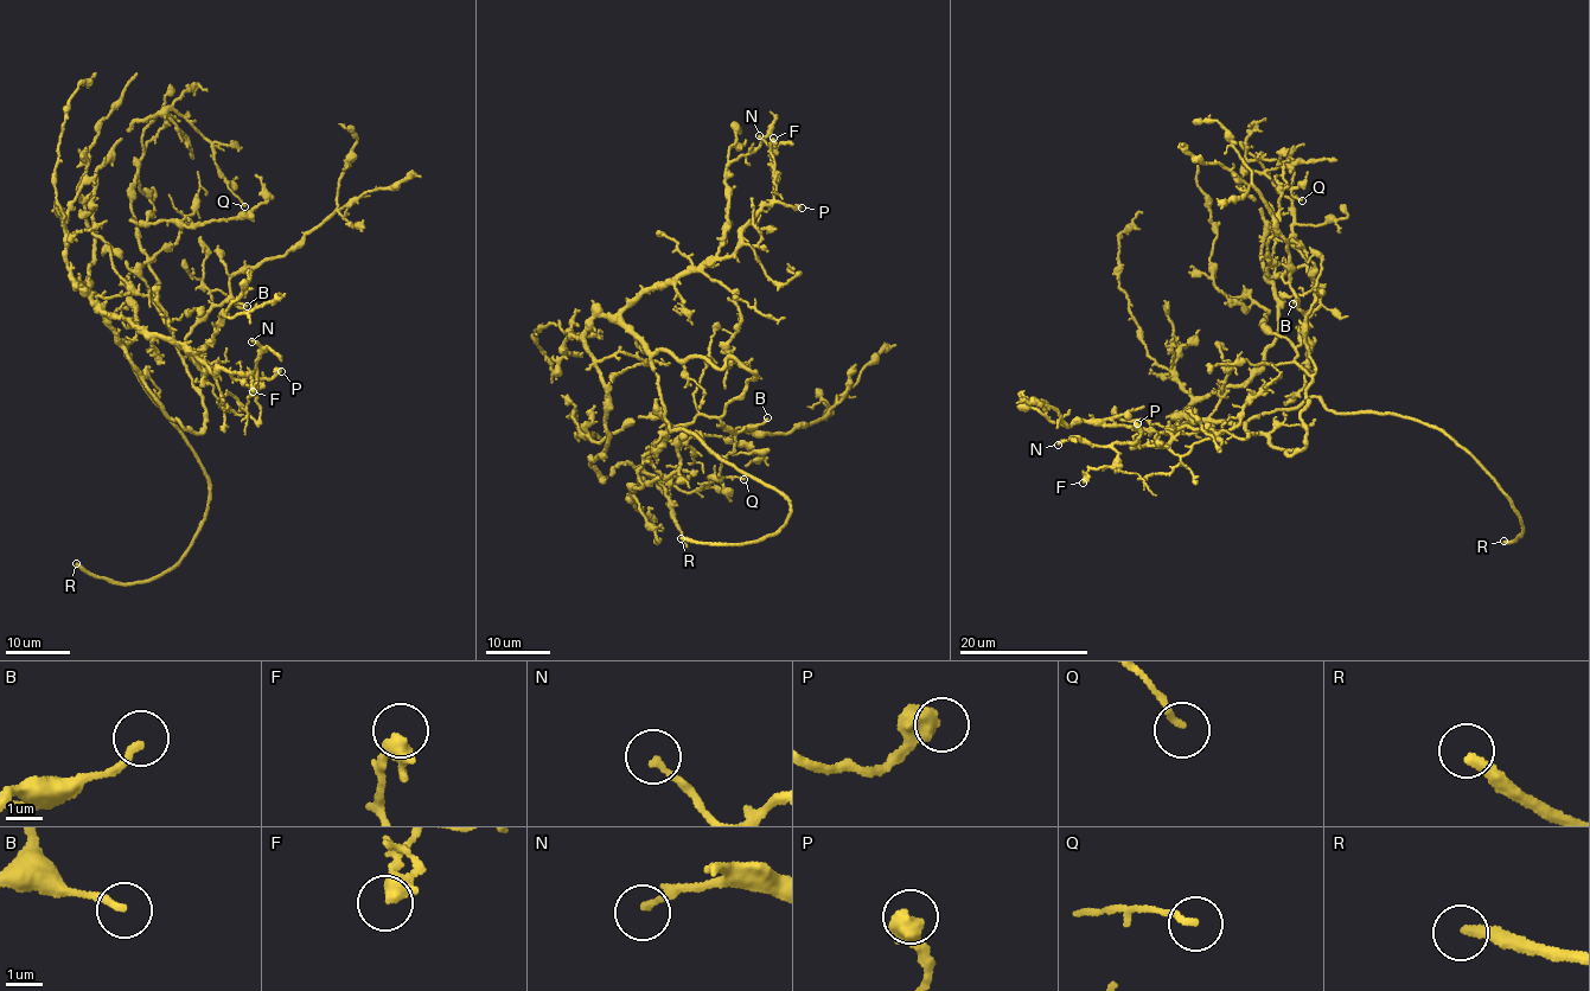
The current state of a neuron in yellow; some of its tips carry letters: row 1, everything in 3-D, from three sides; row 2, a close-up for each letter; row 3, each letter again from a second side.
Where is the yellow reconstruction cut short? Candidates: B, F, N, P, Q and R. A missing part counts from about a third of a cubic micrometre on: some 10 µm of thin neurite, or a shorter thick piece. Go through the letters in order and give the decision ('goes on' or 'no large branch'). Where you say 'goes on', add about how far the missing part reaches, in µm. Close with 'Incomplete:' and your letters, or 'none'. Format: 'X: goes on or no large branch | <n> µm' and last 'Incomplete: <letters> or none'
B: goes on | 30 µm
F: no large branch
N: no large branch
P: goes on | 45 µm
Q: no large branch
R: goes on | 60 µm
Incomplete: B, P, R

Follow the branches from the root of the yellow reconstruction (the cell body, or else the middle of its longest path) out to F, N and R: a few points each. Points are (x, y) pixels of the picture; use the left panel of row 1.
F: (193, 432), (165, 413), (101, 313), (167, 337), (214, 372), (219, 366), (241, 375), (256, 369), (253, 391)
N: (193, 432), (165, 413), (101, 313), (167, 337), (214, 372), (219, 366), (251, 372), (261, 349), (251, 341)
R: (193, 432), (170, 419), (121, 345), (204, 473), (204, 519), (189, 549), (148, 580), (109, 581), (76, 563)

